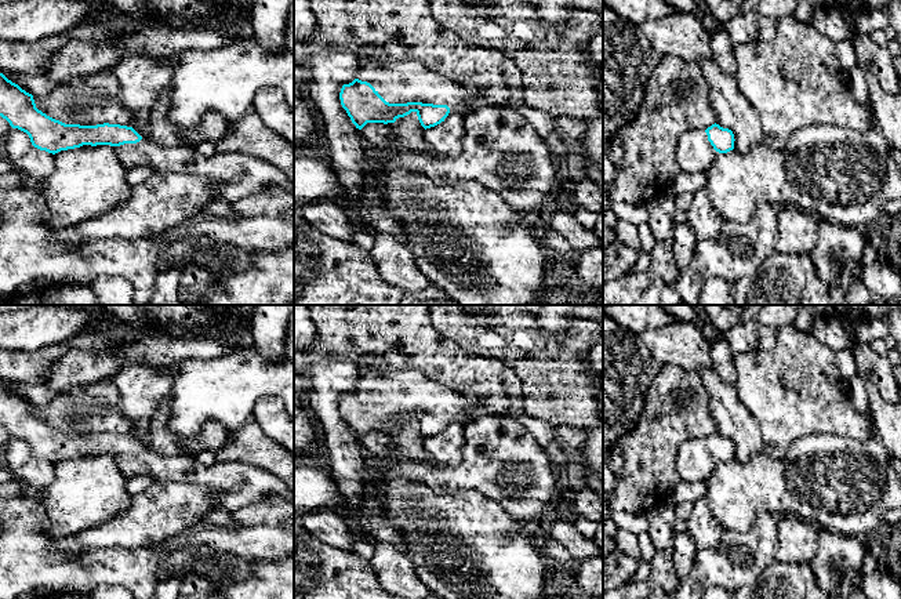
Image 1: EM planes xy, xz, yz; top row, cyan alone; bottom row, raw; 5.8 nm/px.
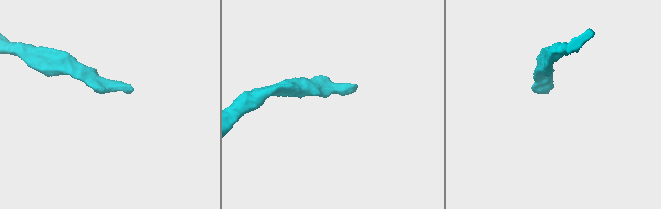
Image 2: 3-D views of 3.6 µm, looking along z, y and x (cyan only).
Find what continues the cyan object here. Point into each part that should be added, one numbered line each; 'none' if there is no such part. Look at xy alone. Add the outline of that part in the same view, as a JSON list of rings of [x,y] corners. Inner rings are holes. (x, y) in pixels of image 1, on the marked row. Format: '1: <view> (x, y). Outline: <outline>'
1: xy (239, 174). Outline: [[[149,138],[113,148],[127,170],[146,166],[161,175],[178,173],[217,181],[218,185],[212,189],[214,199],[230,204],[269,186],[294,193],[294,181],[290,177],[254,155],[218,152],[206,157],[196,148],[164,146]]]

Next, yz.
1: yz (694, 152). Outline: [[[695,127],[683,132],[676,145],[676,161],[683,173],[705,171],[719,152],[708,141],[705,130]]]

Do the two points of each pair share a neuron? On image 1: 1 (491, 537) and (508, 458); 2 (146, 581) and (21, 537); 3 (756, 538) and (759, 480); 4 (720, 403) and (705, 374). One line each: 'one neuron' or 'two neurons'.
1: two neurons
2: one neuron
3: two neurons
4: one neuron

